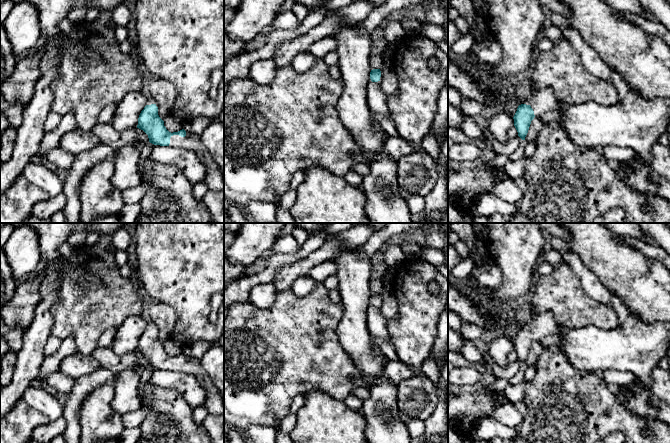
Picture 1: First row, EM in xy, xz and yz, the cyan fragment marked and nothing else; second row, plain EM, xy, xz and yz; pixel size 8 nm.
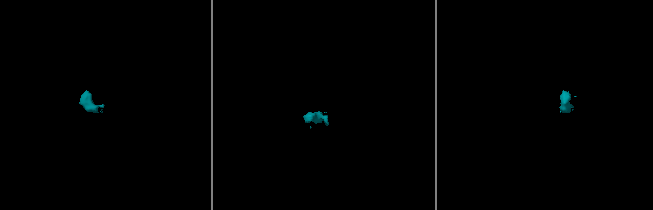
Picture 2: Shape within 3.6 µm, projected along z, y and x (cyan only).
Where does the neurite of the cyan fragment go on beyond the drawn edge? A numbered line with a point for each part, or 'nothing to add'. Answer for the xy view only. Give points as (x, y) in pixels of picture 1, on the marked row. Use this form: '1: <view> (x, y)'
1: xy (150, 100)
2: xy (214, 180)

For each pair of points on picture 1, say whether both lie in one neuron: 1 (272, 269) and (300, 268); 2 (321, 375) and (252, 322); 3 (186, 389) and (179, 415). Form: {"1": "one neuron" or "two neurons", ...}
{"1": "two neurons", "2": "one neuron", "3": "two neurons"}

